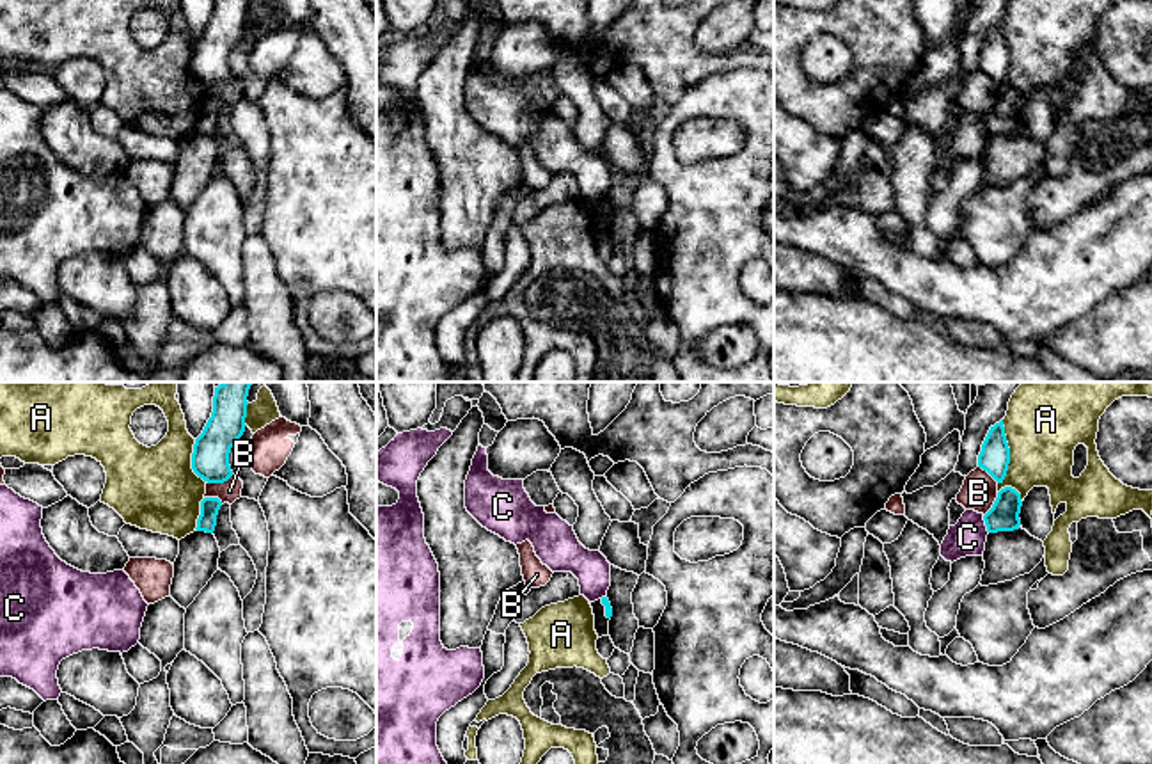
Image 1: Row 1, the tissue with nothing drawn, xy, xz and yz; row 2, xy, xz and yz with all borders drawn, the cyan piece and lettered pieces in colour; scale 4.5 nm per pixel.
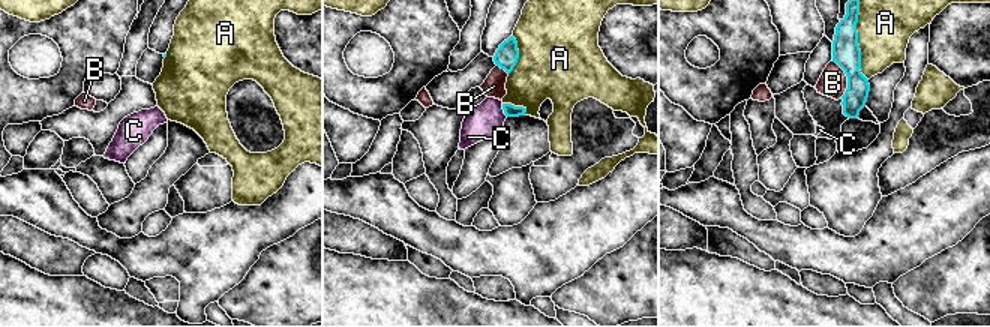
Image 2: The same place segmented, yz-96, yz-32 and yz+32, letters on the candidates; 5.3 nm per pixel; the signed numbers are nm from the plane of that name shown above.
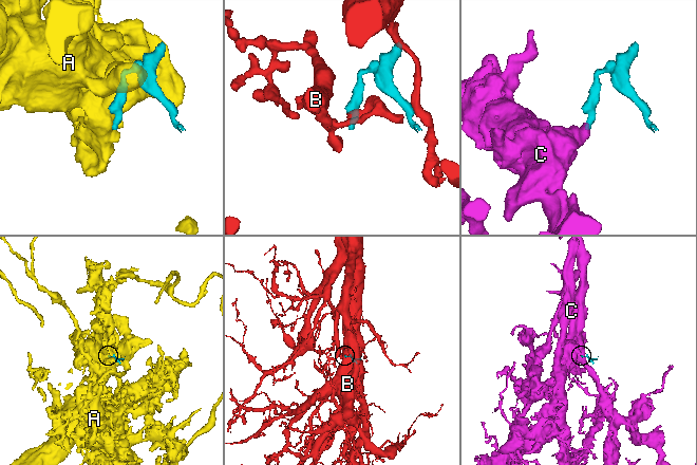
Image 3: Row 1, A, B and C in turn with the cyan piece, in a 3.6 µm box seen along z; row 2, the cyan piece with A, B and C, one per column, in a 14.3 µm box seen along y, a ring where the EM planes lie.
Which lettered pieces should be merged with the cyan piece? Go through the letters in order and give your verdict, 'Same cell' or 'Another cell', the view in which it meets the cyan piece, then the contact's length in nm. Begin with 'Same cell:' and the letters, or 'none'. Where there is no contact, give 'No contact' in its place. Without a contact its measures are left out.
Same cell: none
A: Another cell. Touches cyan in yz. Shared border 300 nm
B: Another cell. Touches cyan in xy. Shared border 130 nm
C: Another cell. Touches cyan in yz. Shared border 90 nm

